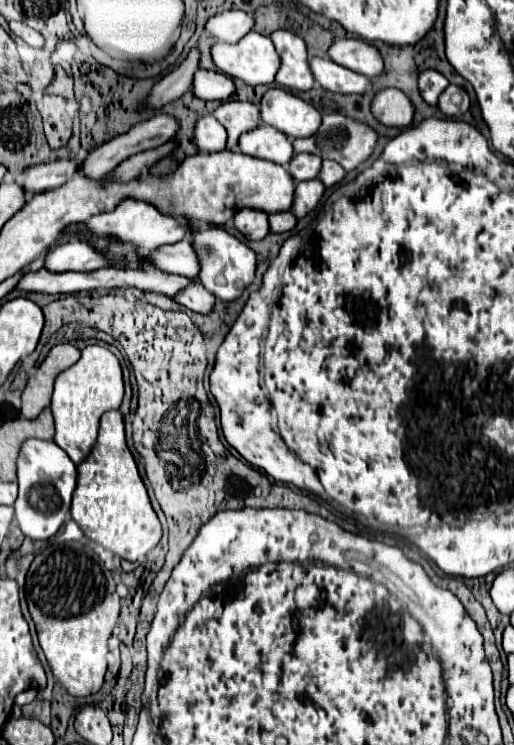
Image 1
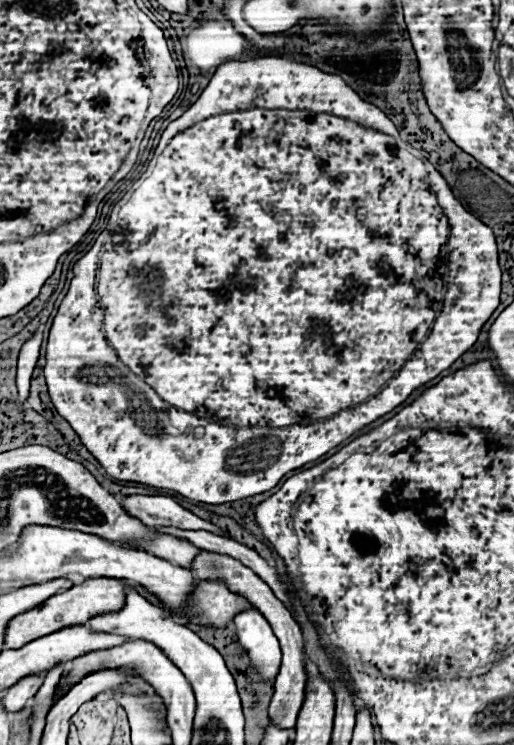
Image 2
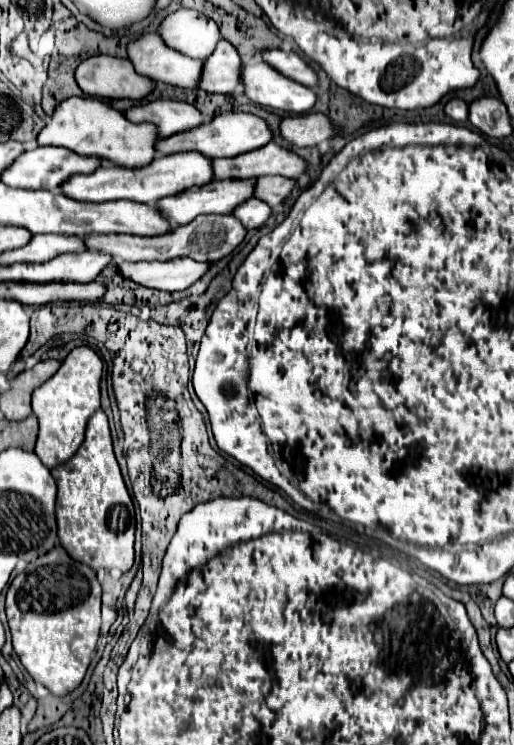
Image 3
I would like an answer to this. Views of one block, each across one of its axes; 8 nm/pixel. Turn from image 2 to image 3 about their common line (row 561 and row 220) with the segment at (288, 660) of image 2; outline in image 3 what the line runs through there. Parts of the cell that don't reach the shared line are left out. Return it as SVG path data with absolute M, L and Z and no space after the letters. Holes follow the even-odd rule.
M198 216L186 226L174 226L166 234L158 236L132 236L132 234L90 234L84 238L90 238L90 246L94 250L110 254L114 262L168 262L174 258L192 258L196 262L216 262L230 254L246 236L244 226L234 216Z

